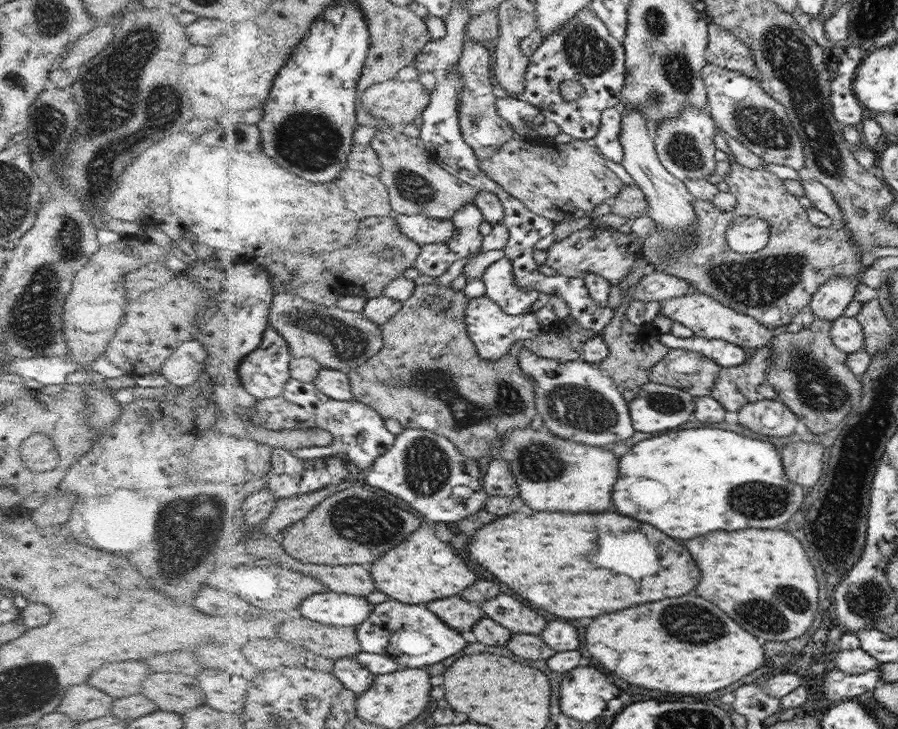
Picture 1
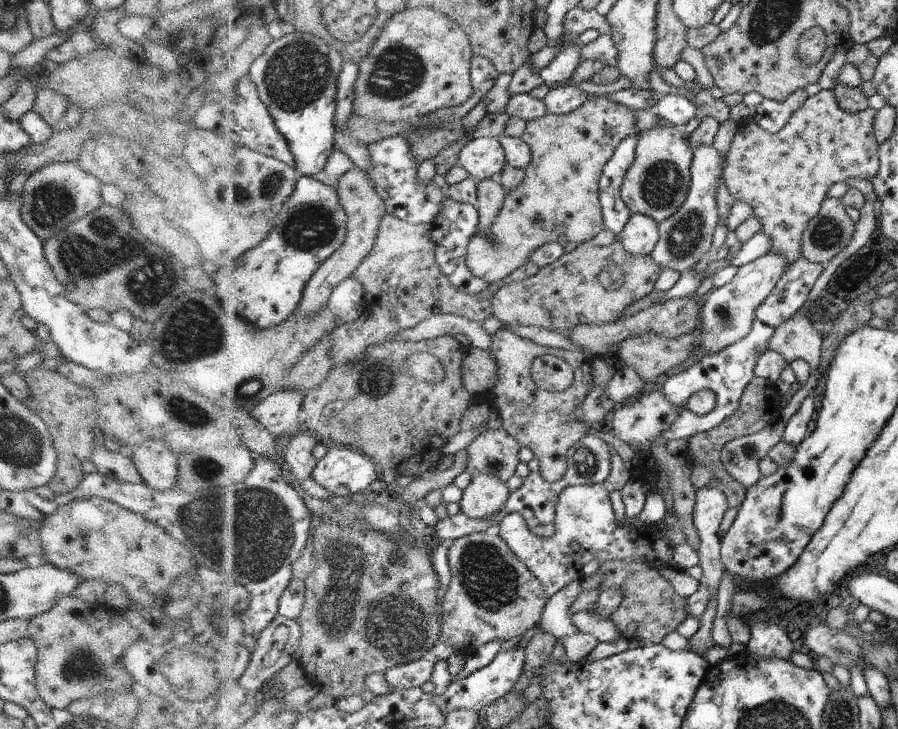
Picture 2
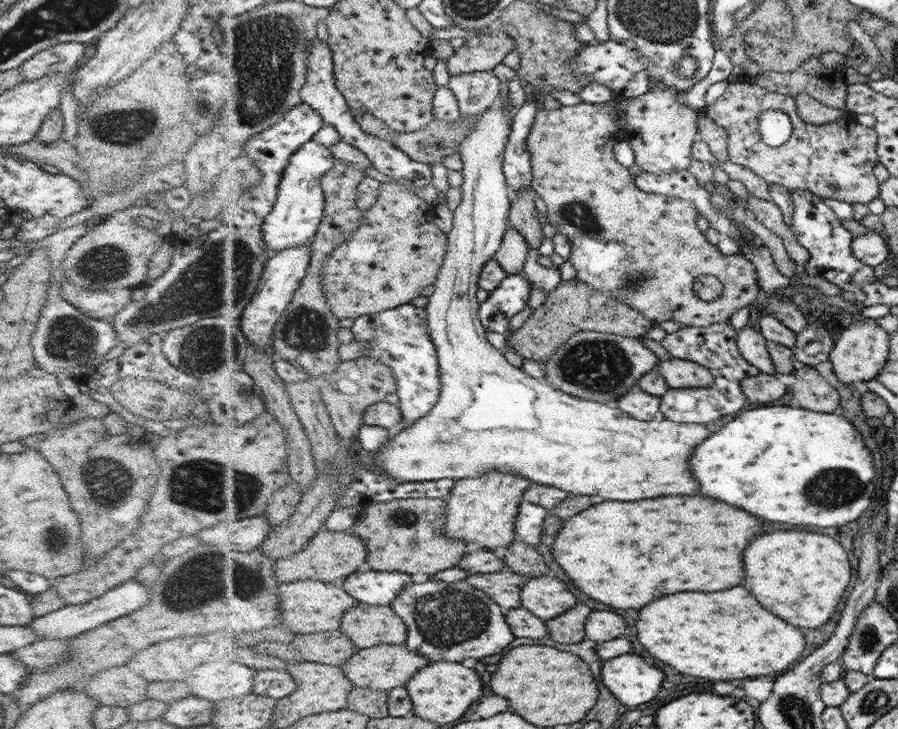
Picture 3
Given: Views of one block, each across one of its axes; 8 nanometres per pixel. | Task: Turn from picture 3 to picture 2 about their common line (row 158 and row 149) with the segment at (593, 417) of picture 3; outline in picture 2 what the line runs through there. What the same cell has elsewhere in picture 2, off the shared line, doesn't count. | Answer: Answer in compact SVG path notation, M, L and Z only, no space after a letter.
M496 137L476 138L461 150L459 163L470 172L472 179L495 178L507 166L506 150Z

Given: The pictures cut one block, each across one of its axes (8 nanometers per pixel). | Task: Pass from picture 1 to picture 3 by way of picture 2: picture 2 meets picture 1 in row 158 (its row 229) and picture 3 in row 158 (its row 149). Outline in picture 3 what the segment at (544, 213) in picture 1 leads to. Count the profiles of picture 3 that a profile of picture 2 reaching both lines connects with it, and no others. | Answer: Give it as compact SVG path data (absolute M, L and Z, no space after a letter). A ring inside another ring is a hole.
M580 103L577 106L564 106L558 110L545 110L540 106L534 118L534 127L527 138L527 148L530 151L531 159L531 172L533 180L531 187L535 189L536 194L546 203L546 217L547 222L554 226L556 233L564 234L570 240L571 256L569 261L572 262L576 276L582 282L585 282L595 290L602 292L602 294L611 295L612 298L619 299L620 302L626 303L635 311L640 311L642 314L647 315L649 319L654 322L663 323L664 321L680 322L690 327L707 327L715 325L716 323L724 322L734 314L737 310L744 308L746 305L756 302L758 296L759 286L757 283L757 274L755 267L750 260L746 259L743 254L724 256L718 252L718 248L714 244L710 244L706 240L706 236L696 228L696 217L698 216L698 209L692 201L686 199L679 199L678 197L668 197L663 194L648 193L648 191L640 189L636 186L635 179L632 178L628 167L623 166L615 158L614 144L618 140L618 128L612 122L612 114L608 108L604 108L604 104L586 104ZM700 274L710 274L716 276L722 282L723 294L712 301L704 301L693 293L692 284Z

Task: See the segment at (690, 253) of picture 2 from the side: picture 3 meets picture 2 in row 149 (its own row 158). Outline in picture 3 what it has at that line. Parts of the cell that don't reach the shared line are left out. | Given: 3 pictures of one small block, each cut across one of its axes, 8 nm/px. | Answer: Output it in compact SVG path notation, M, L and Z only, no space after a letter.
M697 140L691 152L694 156L694 160L710 162L713 165L713 168L720 167L725 171L730 177L730 180L744 184L748 189L749 194L764 200L771 200L769 183L744 166L738 166L729 161L720 163L719 160L715 158L715 154L712 152L711 148L707 146L706 142Z

